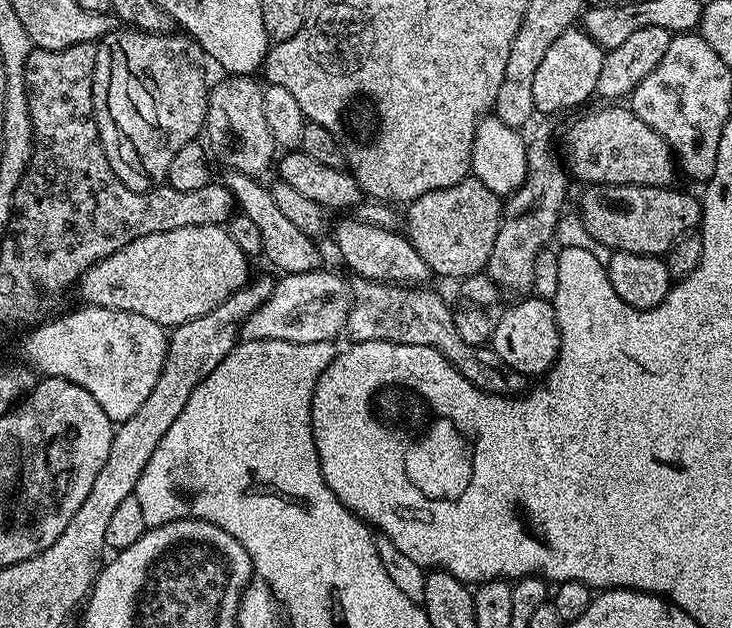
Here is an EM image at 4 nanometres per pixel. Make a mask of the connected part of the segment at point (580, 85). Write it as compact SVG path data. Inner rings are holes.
M573 26L564 31L546 50L534 73L534 106L536 112L564 112L576 108L596 96L598 74L602 74L605 49L584 33L583 27Z

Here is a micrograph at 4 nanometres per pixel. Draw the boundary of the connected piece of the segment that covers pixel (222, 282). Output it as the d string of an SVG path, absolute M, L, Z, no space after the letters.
M219 224L206 226L182 226L178 230L166 230L139 236L122 250L96 261L84 271L78 281L80 296L85 305L93 304L114 310L126 310L130 314L142 314L150 322L158 322L171 330L178 324L185 324L202 314L210 314L214 306L226 302L230 294L245 287L250 279L248 273L250 258L230 238L227 227Z

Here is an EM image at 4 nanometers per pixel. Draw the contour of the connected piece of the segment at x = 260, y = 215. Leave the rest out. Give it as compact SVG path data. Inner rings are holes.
M229 171L227 175L228 177L223 177L222 183L232 191L235 207L258 226L263 259L268 259L280 274L306 274L317 271L321 267L320 248L316 245L317 241L313 237L302 234L302 230L294 226L294 222L289 222L278 211L278 205L275 204L271 191L267 187L263 188L259 184L261 181L255 176L233 171Z

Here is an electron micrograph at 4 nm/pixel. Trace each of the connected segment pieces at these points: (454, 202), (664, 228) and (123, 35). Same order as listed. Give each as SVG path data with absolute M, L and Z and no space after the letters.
M469 178L454 186L430 190L411 201L407 208L408 241L418 250L422 262L426 262L429 273L463 282L487 269L494 238L498 238L502 200L486 190L482 182Z
M593 184L583 189L580 196L580 220L584 228L601 244L612 252L629 252L663 257L676 240L699 229L702 204L688 192L679 192L676 186L655 188L641 184Z
M124 26L117 31L107 32L96 44L96 65L94 66L94 74L92 75L92 105L94 106L94 114L96 115L100 144L104 147L104 153L114 170L114 174L118 174L118 178L130 190L148 192L154 187L163 185L168 179L170 162L174 158L174 154L178 154L178 150L182 150L182 146L193 143L199 137L196 136L199 132L201 135L205 131L208 118L208 90L210 80L204 77L203 63L205 64L205 61L202 59L199 44L187 34L141 32L133 27Z

